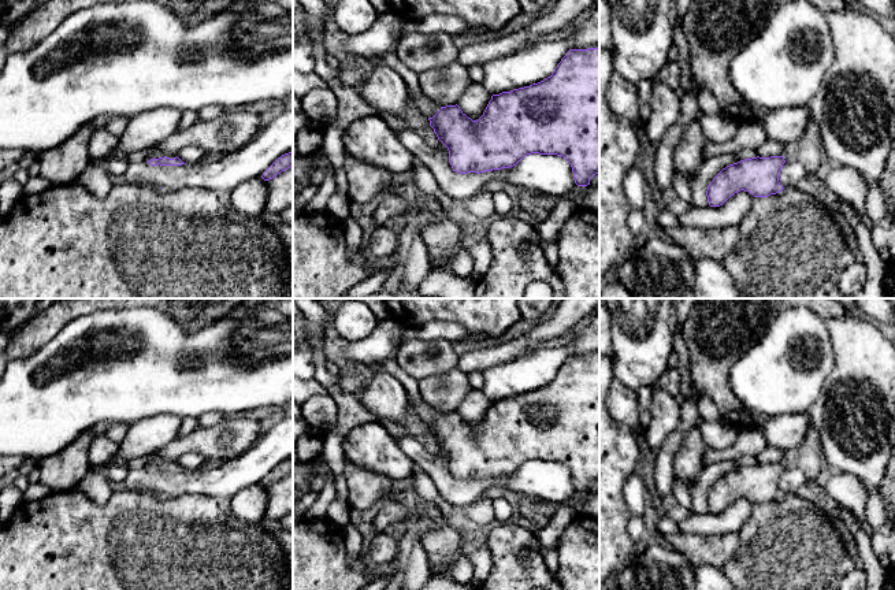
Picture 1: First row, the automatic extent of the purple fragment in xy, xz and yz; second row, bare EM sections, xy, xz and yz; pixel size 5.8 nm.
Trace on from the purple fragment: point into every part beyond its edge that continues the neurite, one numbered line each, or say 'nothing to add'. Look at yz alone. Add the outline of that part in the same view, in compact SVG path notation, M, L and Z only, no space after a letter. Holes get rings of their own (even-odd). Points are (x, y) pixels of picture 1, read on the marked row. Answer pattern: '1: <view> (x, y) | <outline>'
1: yz (808, 149) | M812 118L803 134L794 142L786 145L783 155L786 162L801 163L807 174L814 174L821 164L824 156L820 127Z

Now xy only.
1: xy (152, 154) | M156 148L148 149L148 160L164 157L164 156L166 156L166 157L170 157L170 159L177 157L177 155L163 153L163 152L157 151Z

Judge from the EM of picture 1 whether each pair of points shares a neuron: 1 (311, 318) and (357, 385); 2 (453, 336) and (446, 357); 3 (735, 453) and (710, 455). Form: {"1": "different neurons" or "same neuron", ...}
{"1": "different neurons", "2": "different neurons", "3": "same neuron"}

